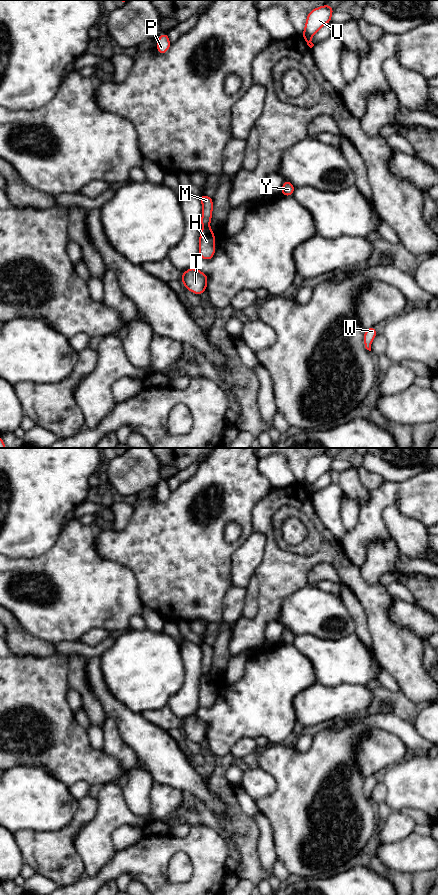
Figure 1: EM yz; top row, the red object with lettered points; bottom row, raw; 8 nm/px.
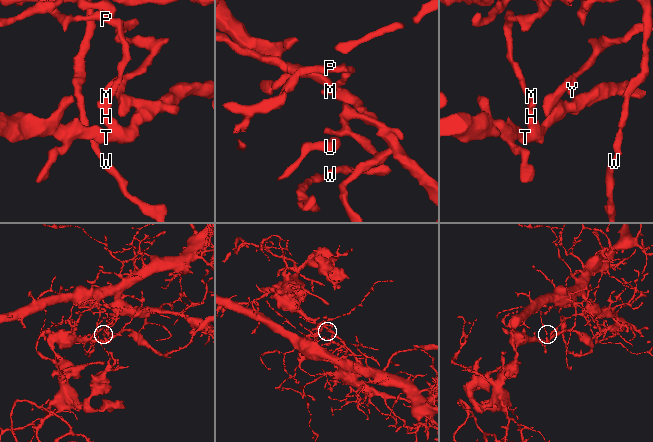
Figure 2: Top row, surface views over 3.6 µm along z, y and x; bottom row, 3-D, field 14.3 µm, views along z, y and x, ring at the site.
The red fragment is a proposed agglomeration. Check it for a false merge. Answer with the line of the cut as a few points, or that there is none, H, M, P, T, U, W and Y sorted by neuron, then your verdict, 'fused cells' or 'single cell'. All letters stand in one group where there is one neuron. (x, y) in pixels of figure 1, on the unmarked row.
yz (202, 673), (208, 675) | H T / M P U W Y | fused cells

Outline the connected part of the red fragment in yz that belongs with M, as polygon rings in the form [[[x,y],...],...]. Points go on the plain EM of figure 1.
[[[204,641],[199,646],[202,651],[201,672],[204,675],[209,675],[212,667],[213,646],[206,644]]]

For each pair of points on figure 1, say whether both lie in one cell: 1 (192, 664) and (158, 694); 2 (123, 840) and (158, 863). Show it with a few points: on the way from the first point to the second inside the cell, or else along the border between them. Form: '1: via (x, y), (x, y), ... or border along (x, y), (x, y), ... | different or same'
1: border along (180, 649), (184, 682), (175, 694) | different
2: border along (143, 833), (135, 843), (117, 852) | different

